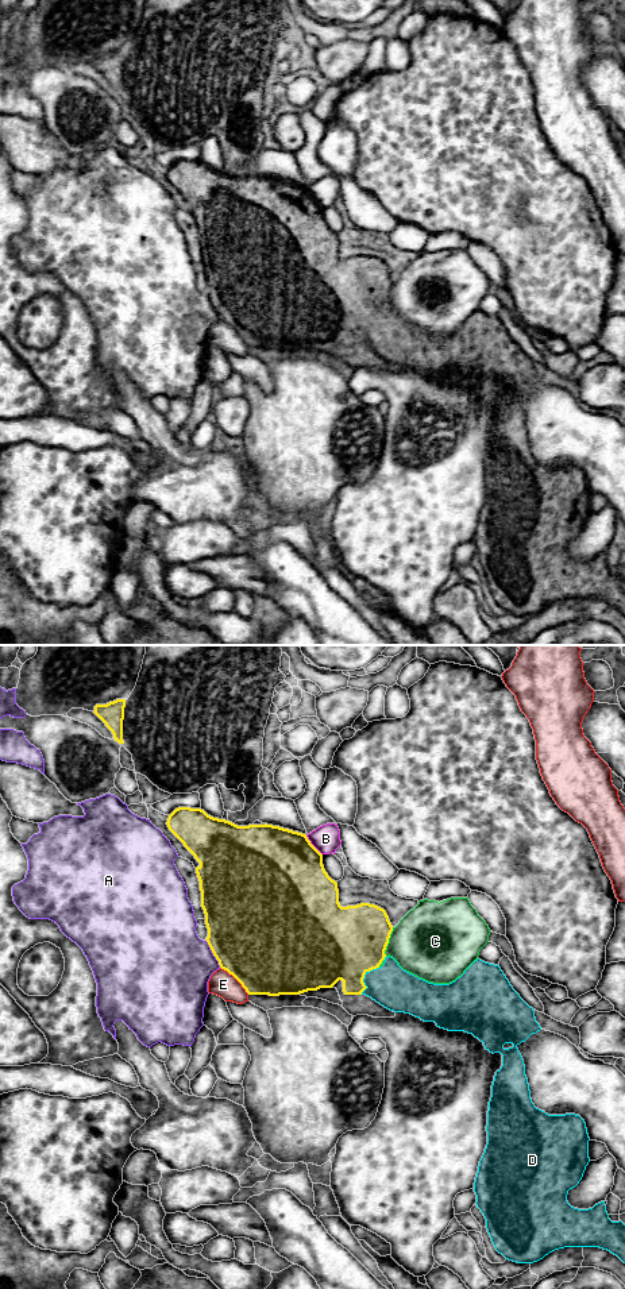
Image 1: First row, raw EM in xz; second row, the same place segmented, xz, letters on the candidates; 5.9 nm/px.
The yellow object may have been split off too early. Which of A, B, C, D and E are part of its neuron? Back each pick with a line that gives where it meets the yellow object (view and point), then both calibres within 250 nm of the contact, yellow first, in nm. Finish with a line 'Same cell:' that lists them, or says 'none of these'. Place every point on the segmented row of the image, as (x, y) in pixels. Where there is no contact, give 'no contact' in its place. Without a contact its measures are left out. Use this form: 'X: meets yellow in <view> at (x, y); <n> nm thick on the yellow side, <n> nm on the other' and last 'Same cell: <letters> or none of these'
D: meets yellow in xz at (363, 977); 440 nm thick on the yellow side, 260 nm on the other
Same cell: D

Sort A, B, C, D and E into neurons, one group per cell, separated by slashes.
A / B / C / D / E

